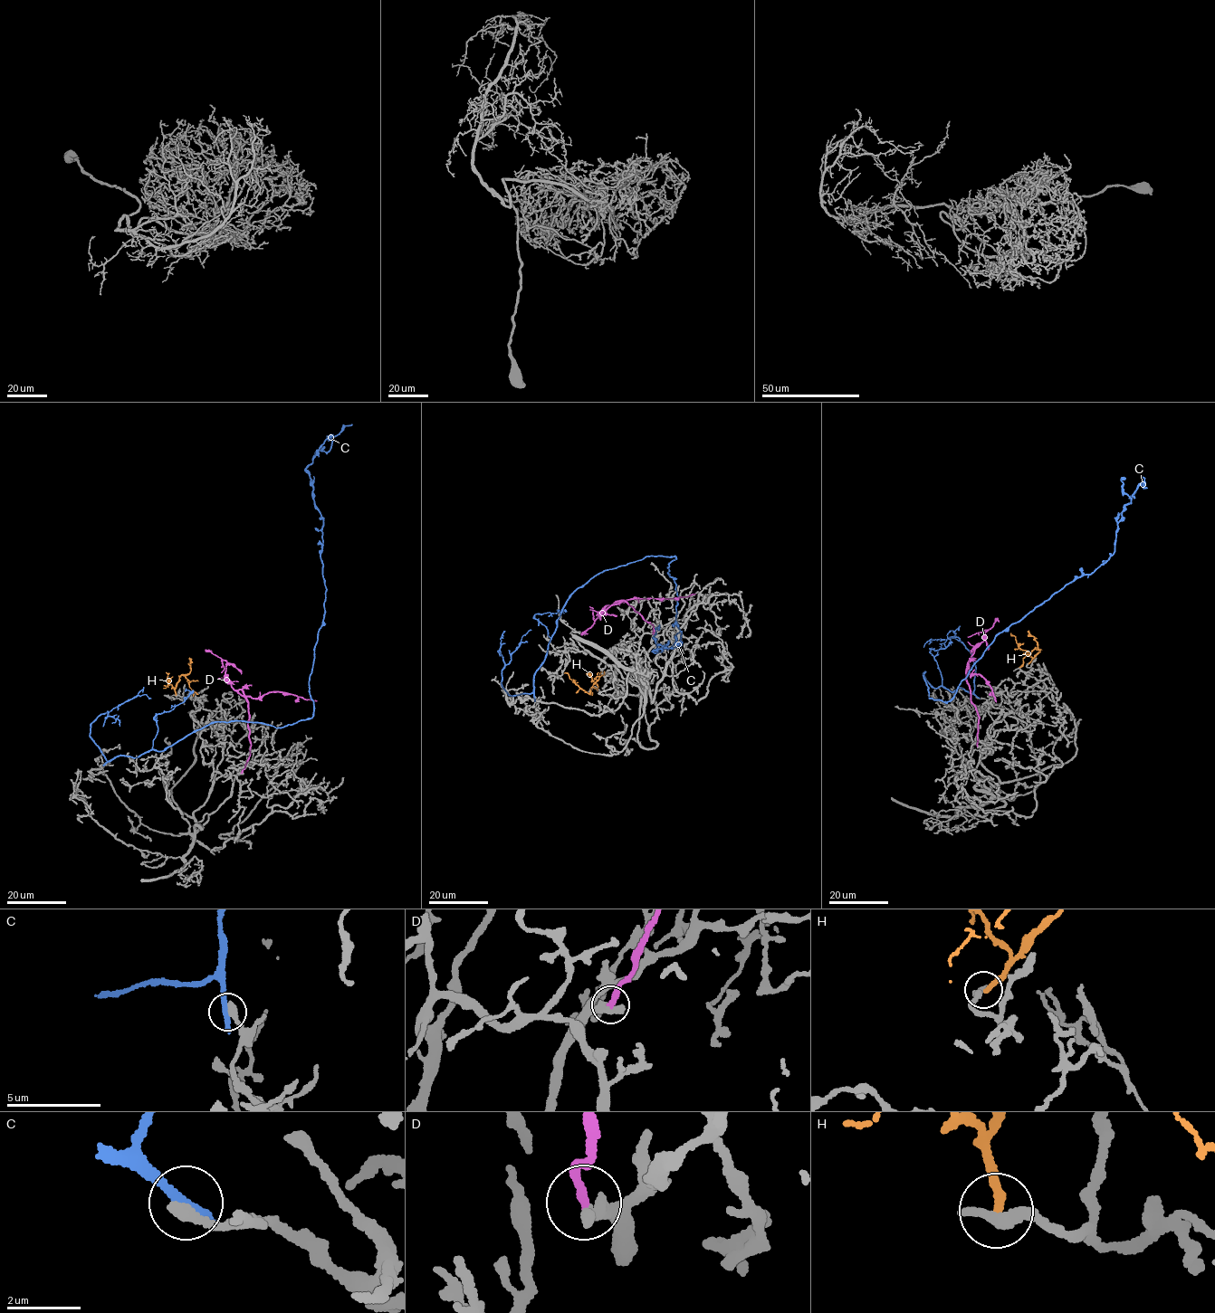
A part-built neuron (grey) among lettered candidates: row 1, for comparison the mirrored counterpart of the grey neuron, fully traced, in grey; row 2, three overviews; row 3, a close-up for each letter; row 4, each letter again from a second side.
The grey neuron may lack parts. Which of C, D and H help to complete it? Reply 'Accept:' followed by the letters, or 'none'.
Accept: none

